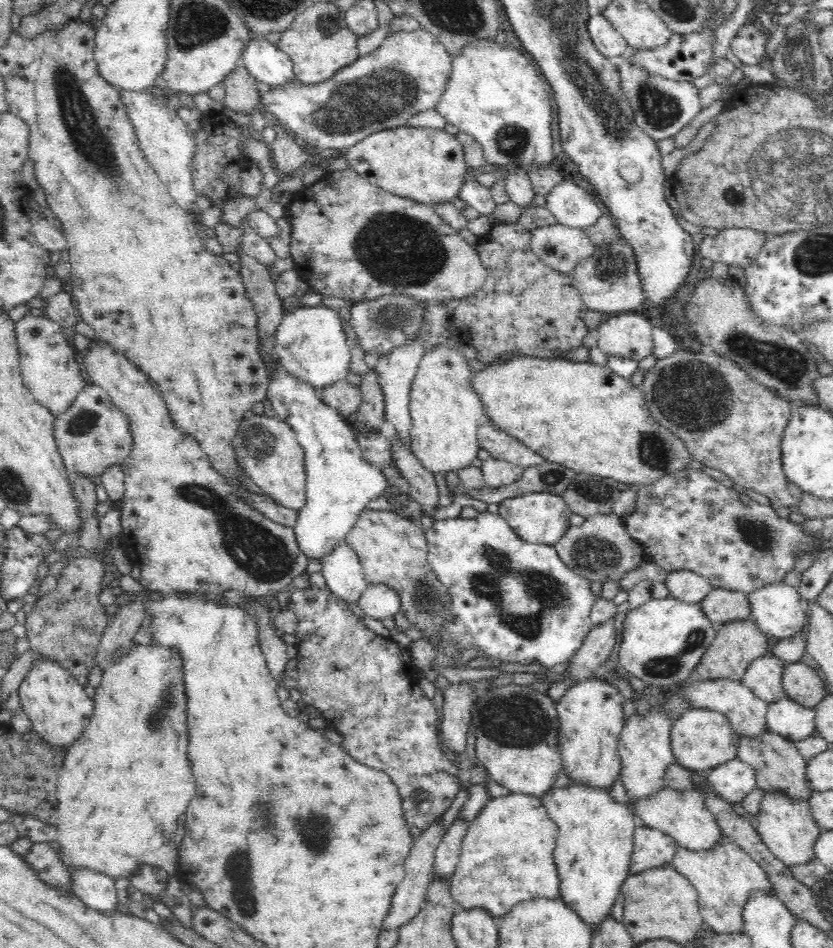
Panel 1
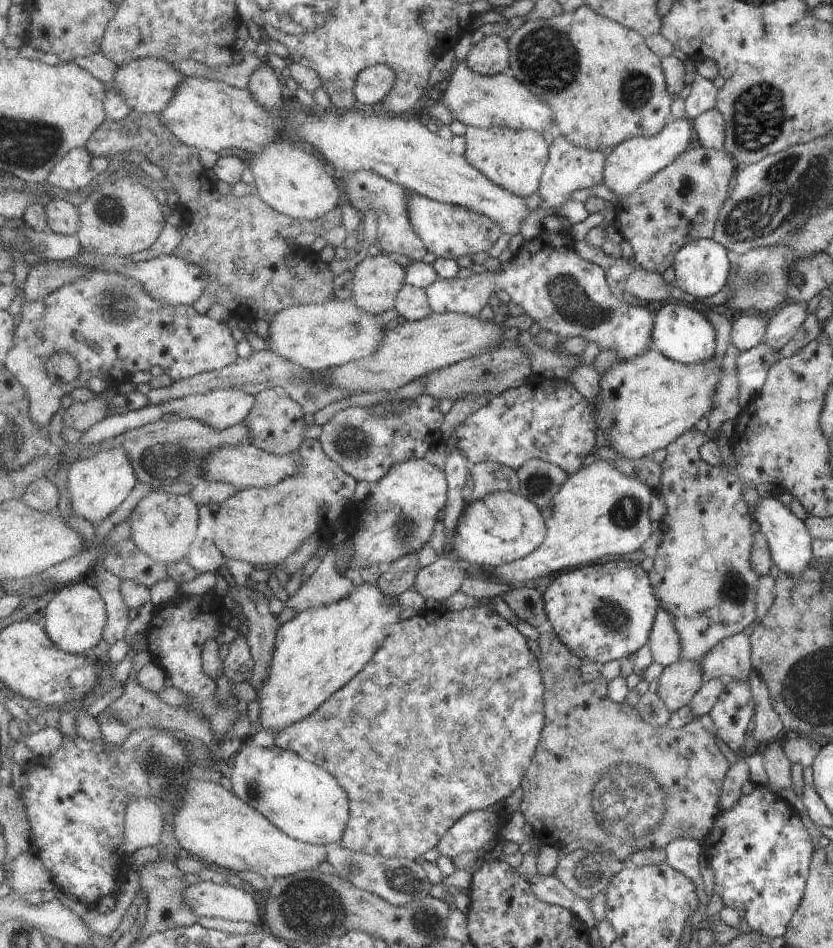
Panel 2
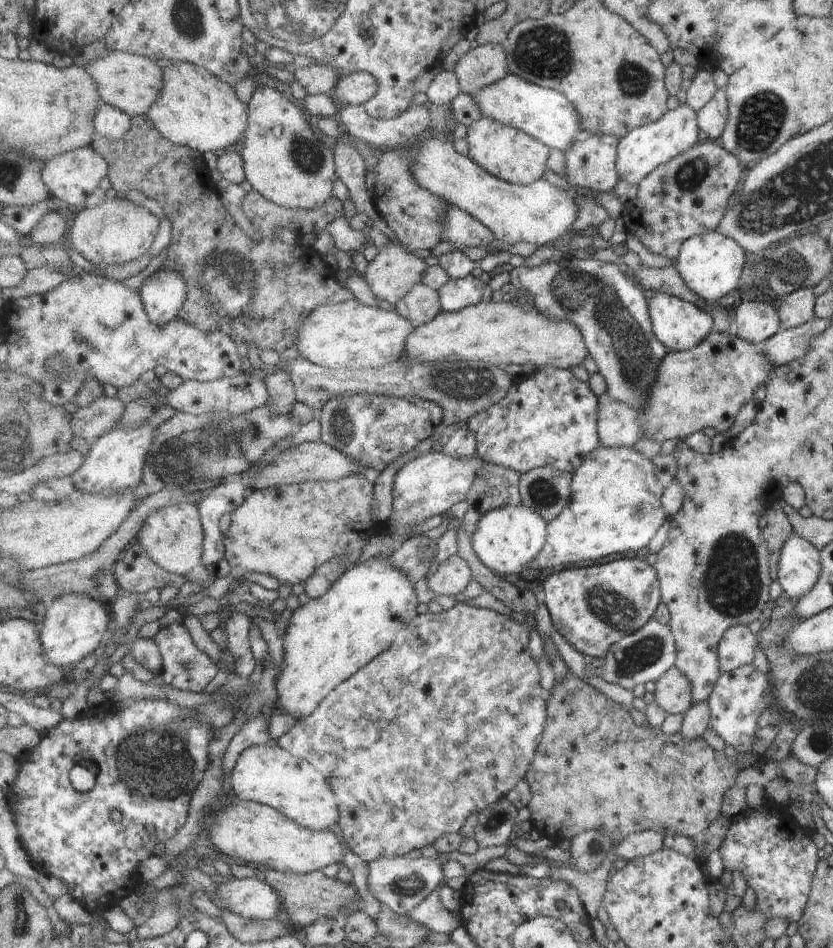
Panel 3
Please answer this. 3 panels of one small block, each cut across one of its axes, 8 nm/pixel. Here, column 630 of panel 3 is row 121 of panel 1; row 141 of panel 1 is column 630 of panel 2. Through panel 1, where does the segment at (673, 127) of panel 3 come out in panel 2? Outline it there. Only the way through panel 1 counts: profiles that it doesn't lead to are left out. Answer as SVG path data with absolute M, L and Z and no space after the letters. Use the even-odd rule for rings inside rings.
M690 118L671 119L670 123L658 136L650 138L637 136L609 151L606 164L605 185L618 196L627 199L637 193L642 185L650 182L661 170L674 164L682 154L694 146L694 123Z

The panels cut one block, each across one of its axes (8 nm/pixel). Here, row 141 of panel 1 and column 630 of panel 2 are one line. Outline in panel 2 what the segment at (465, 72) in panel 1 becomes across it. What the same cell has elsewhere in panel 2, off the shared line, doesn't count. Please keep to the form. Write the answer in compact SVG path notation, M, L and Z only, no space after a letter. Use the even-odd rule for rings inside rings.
M596 460L570 475L550 508L543 511L549 526L546 542L528 558L493 569L492 574L502 583L524 584L566 568L591 565L604 556L638 552L654 534L651 508L656 497L655 490L618 470L614 461Z

